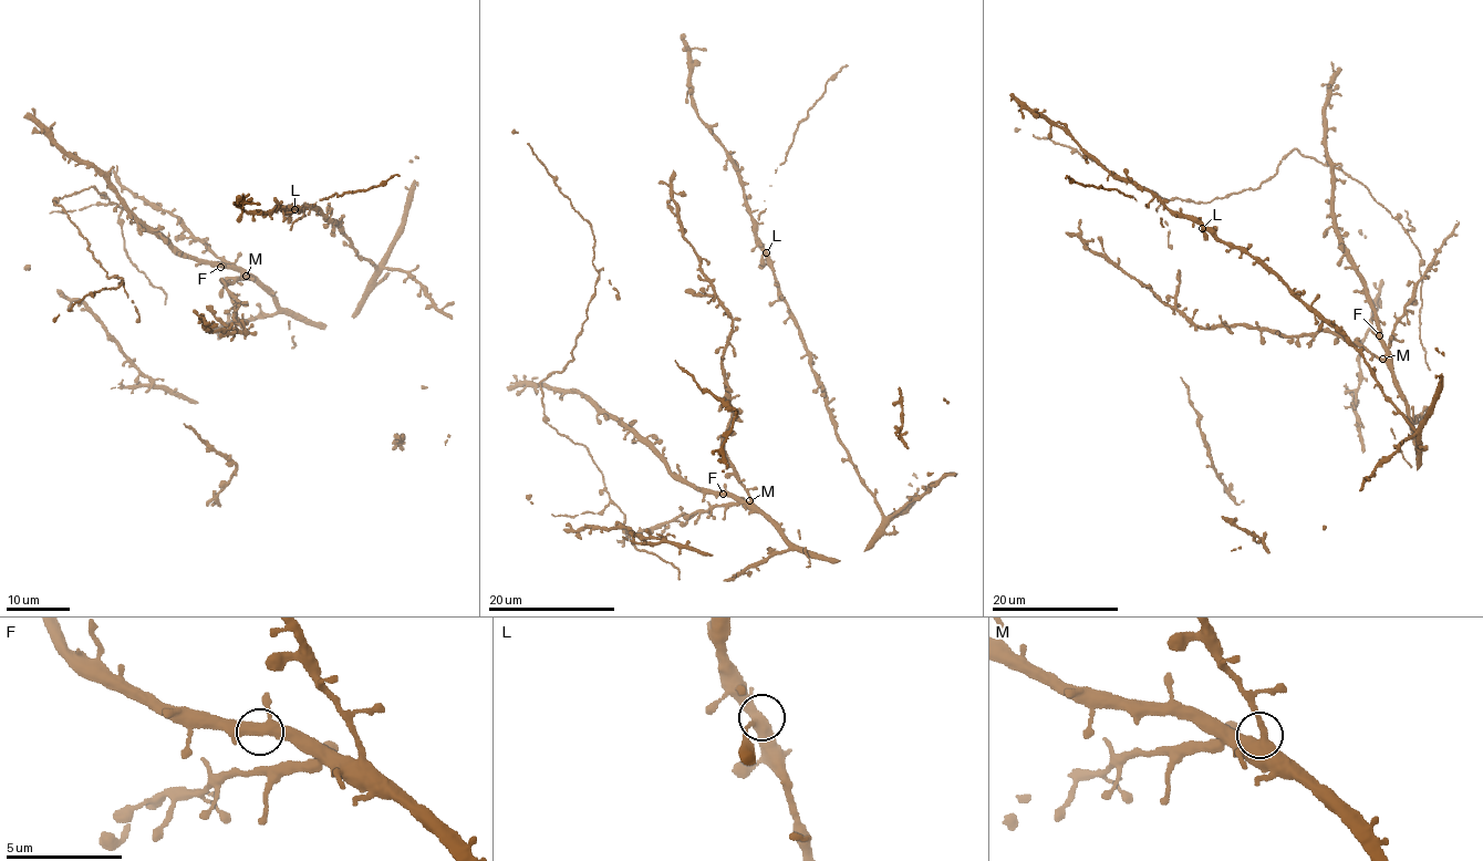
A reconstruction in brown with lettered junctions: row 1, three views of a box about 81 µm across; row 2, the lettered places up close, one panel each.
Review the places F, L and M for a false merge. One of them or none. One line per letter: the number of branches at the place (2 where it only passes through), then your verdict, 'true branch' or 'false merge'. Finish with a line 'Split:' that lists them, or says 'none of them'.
F: branches 3; true branch
L: branches 3; true branch
M: branches 3; true branch
Split: none of them

